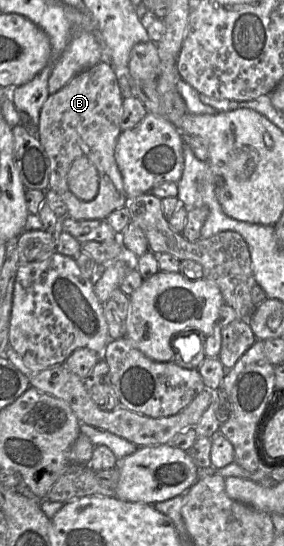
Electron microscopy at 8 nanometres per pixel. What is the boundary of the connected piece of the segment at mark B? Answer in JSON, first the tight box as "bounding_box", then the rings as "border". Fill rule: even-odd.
{"bounding_box":[38,61,127,220],"border":[[[100,61],[72,78],[63,88],[50,94],[40,111],[38,139],[50,162],[49,189],[53,190],[65,203],[67,216],[76,220],[106,219],[113,211],[125,206],[127,194],[124,190],[122,175],[115,160],[115,147],[121,133],[123,96],[117,76],[108,61]],[[87,157],[96,167],[99,176],[98,193],[90,201],[78,199],[69,189],[67,175],[73,161]]]}

